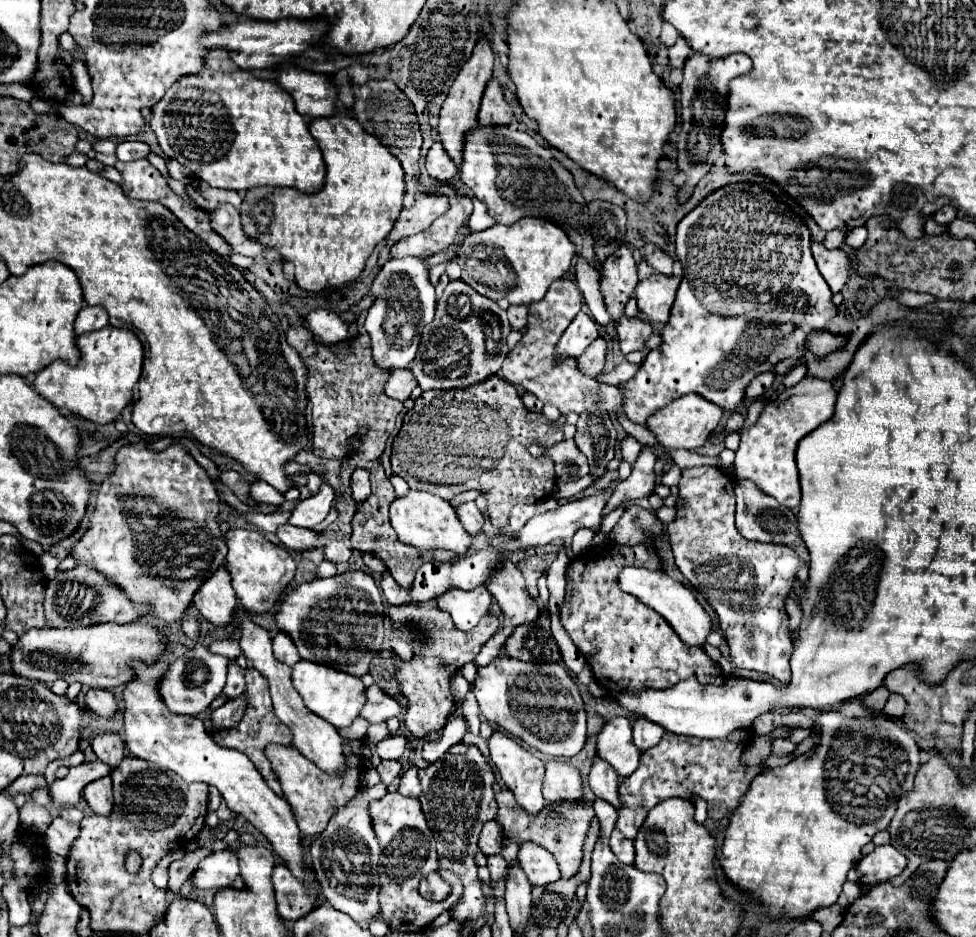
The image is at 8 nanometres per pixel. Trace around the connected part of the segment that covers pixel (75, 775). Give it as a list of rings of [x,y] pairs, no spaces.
[[[100,760],[84,762],[80,766],[70,768],[66,778],[54,780],[54,784],[50,786],[50,806],[54,810],[66,808],[66,806],[78,806],[84,786],[96,778],[108,776],[110,772],[112,772],[112,768]]]

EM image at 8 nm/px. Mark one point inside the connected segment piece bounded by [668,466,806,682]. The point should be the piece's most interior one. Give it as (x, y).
(746, 582)

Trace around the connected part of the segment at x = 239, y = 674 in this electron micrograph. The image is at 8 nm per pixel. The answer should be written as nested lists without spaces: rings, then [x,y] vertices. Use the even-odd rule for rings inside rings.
[[[234,660],[230,662],[230,666],[228,666],[228,682],[226,682],[224,690],[222,690],[222,694],[228,700],[232,700],[232,698],[236,698],[238,694],[244,692],[244,672],[246,672],[246,668],[234,666]]]

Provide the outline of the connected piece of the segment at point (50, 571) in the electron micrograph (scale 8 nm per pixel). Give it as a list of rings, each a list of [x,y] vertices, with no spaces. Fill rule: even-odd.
[[[45,552],[40,557],[40,564],[42,566],[42,572],[48,580],[55,579],[57,575],[57,569],[59,566],[60,560],[53,557],[50,553]]]

